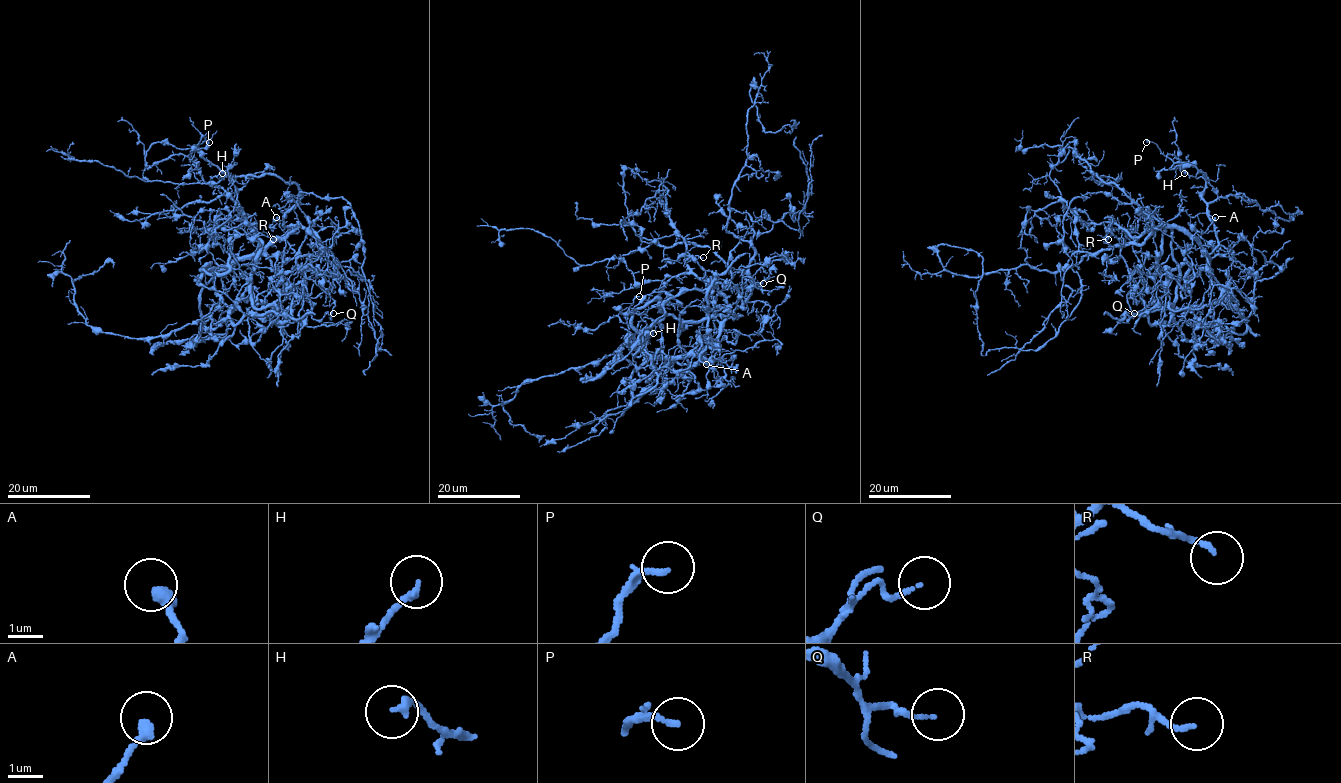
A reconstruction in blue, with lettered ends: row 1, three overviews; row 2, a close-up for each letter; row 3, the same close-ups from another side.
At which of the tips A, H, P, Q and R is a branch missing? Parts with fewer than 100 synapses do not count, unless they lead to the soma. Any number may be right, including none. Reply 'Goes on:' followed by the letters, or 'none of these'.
Goes on: none of these

